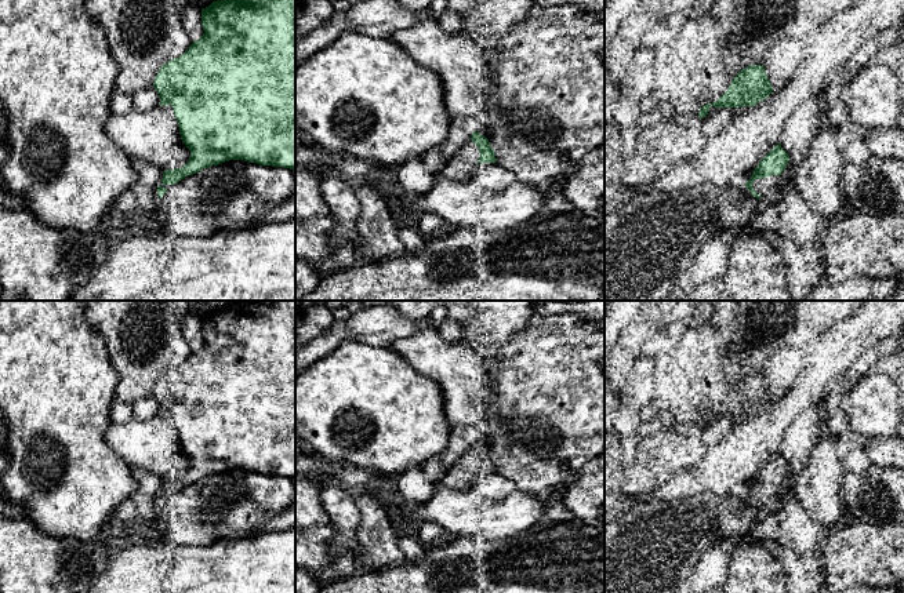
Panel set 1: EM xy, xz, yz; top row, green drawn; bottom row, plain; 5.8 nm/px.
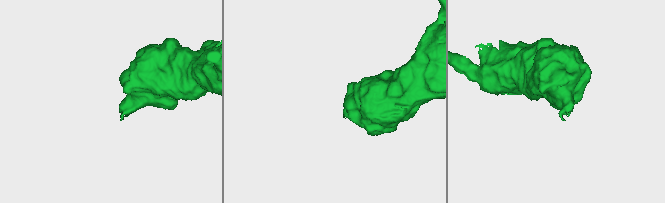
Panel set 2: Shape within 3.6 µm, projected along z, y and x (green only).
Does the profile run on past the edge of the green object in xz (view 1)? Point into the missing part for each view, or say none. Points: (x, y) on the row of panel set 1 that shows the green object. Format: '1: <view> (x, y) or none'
1: xz (460, 168)

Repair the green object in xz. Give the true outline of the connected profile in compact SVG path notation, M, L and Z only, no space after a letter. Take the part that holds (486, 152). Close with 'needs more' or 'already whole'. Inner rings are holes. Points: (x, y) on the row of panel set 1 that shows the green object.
M473 131L471 141L439 172L435 181L472 182L472 172L479 163L497 163L486 137Z; needs more

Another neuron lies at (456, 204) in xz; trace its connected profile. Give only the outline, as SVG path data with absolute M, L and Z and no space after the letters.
M439 181L410 205L415 217L433 214L443 226L504 232L530 222L544 205L544 193L520 182L493 192L473 182Z

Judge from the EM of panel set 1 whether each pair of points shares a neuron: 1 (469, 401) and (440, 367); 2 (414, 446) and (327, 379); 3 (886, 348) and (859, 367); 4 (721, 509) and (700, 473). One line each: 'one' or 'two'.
1: one
2: one
3: one
4: two

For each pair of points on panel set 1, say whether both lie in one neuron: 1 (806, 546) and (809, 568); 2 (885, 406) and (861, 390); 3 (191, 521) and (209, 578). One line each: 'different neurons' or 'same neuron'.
1: different neurons
2: same neuron
3: different neurons

